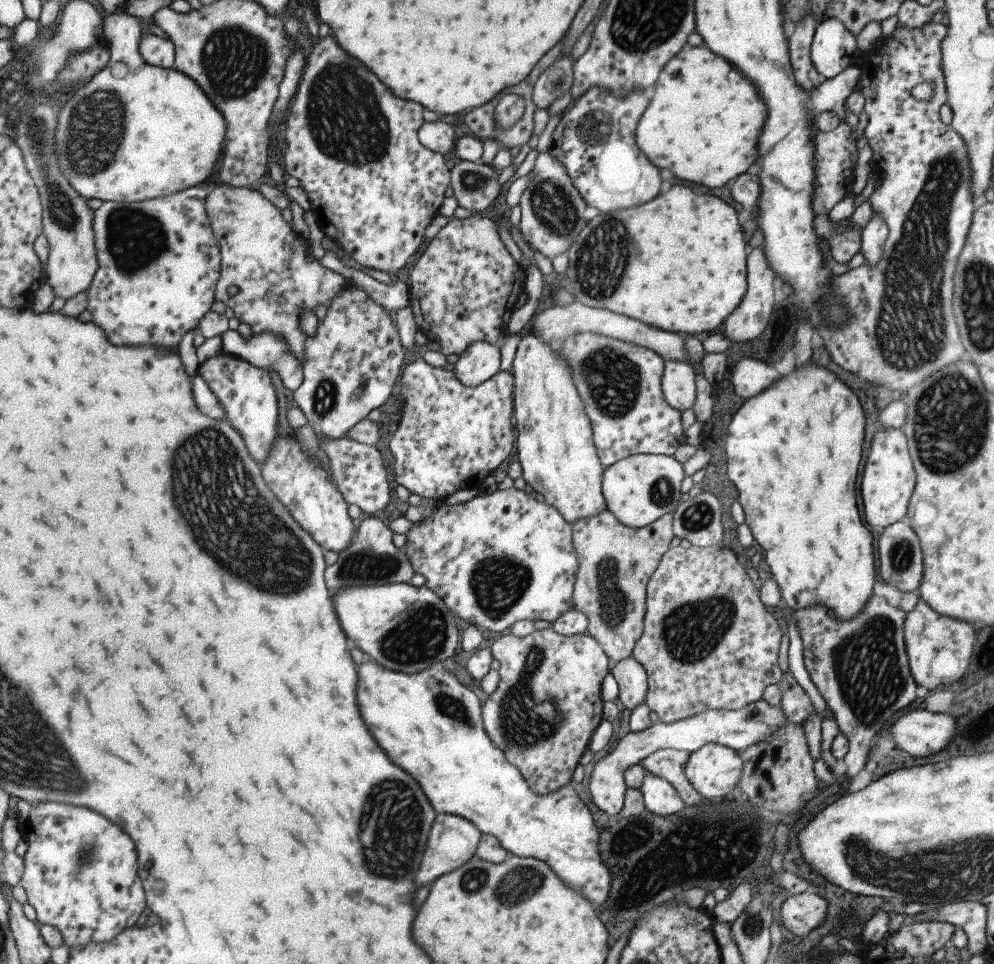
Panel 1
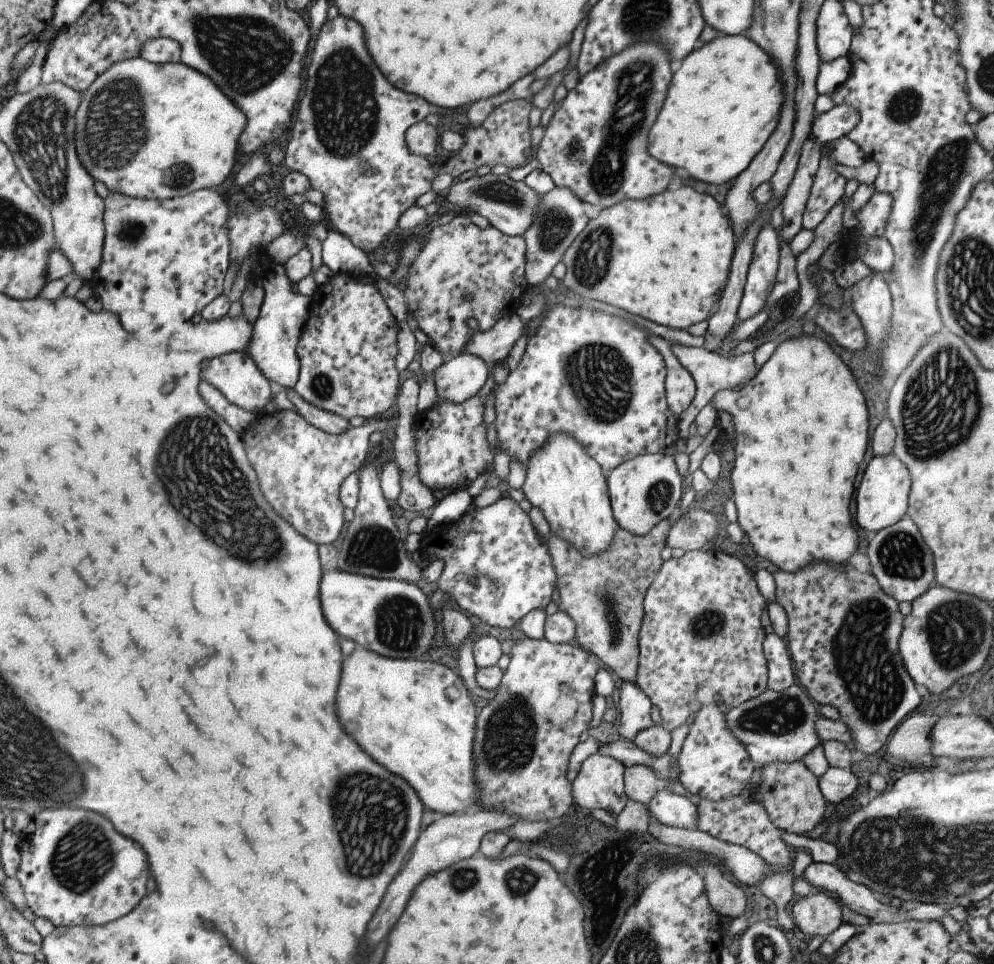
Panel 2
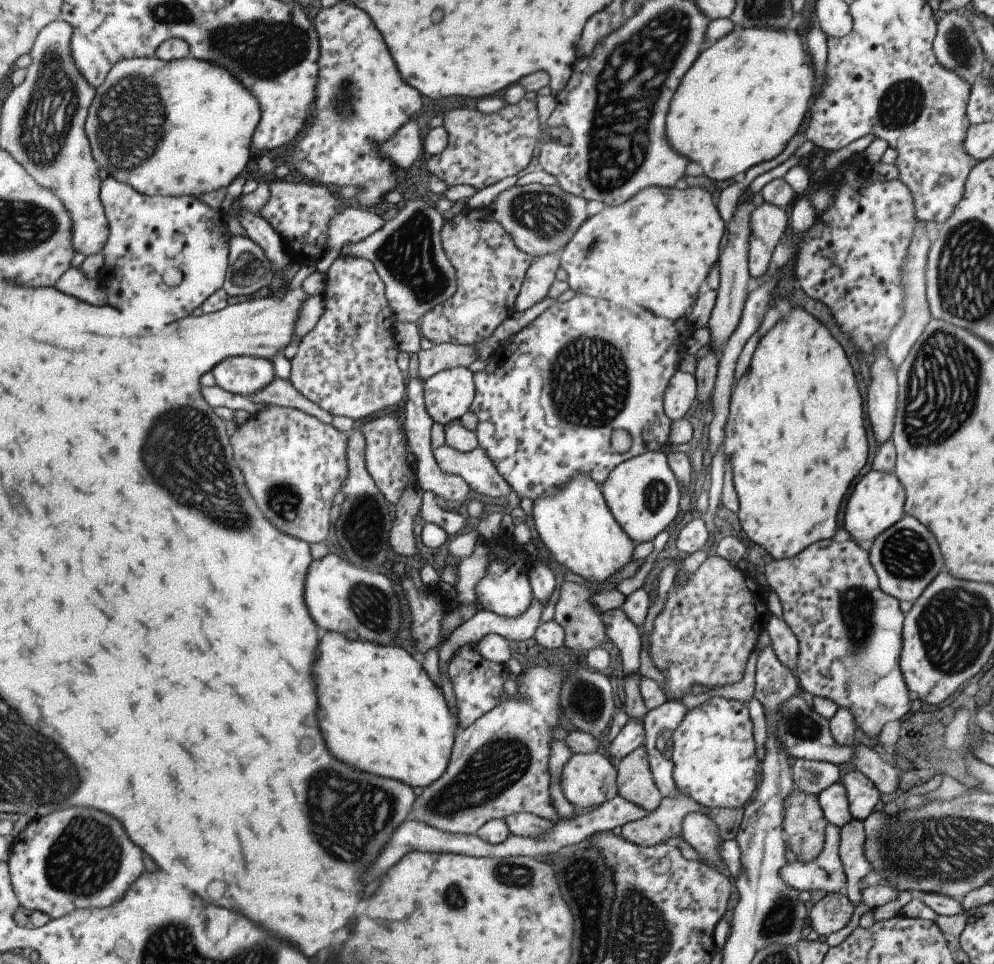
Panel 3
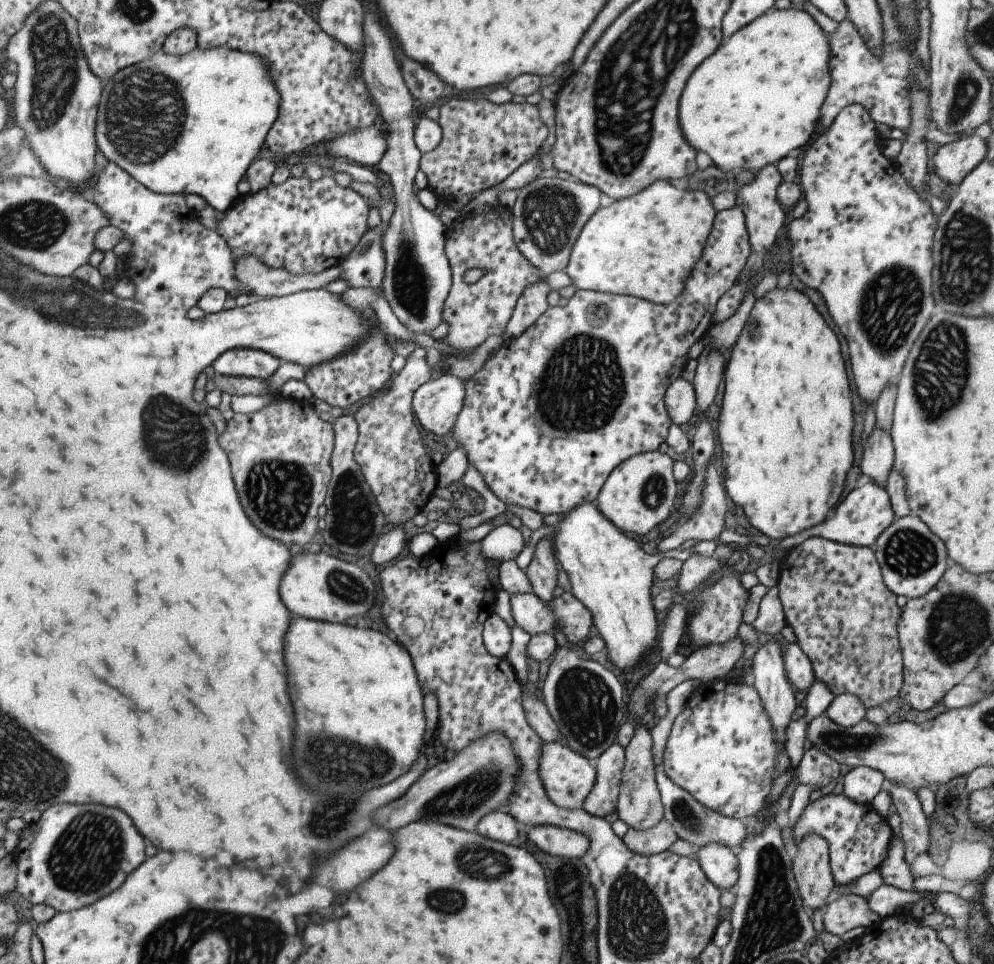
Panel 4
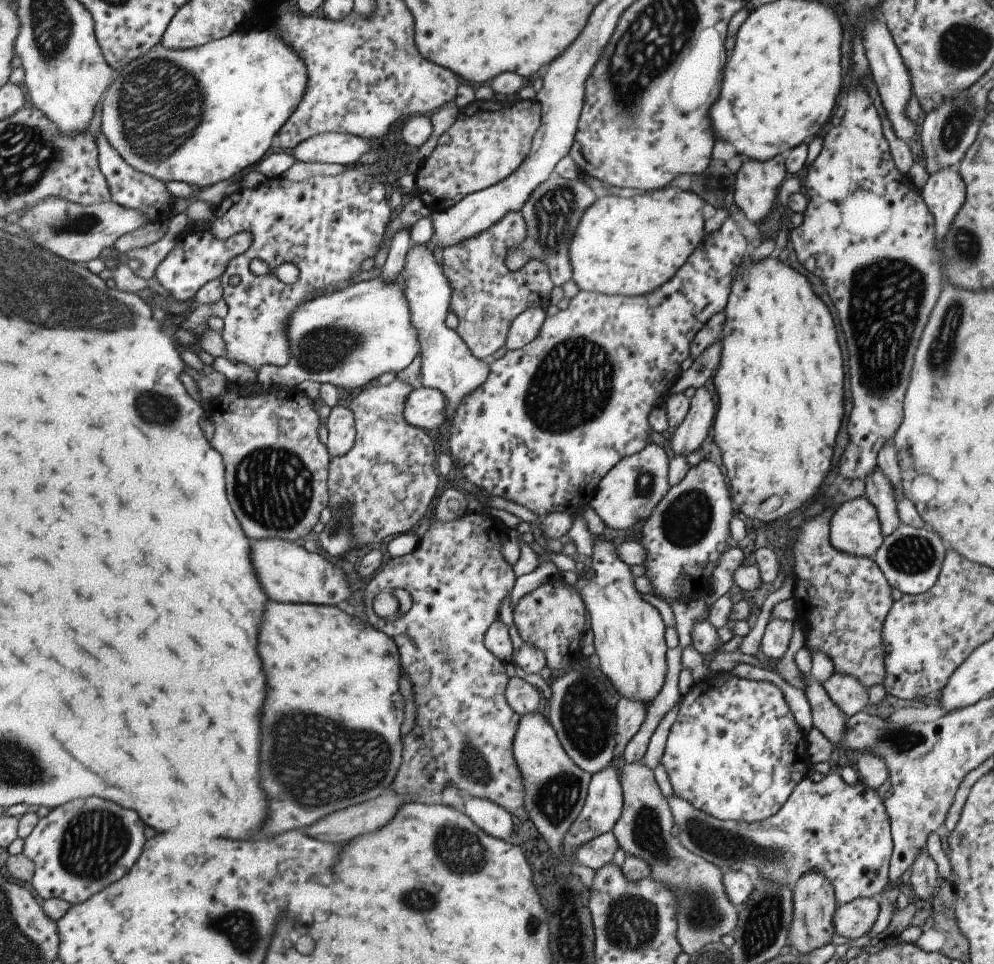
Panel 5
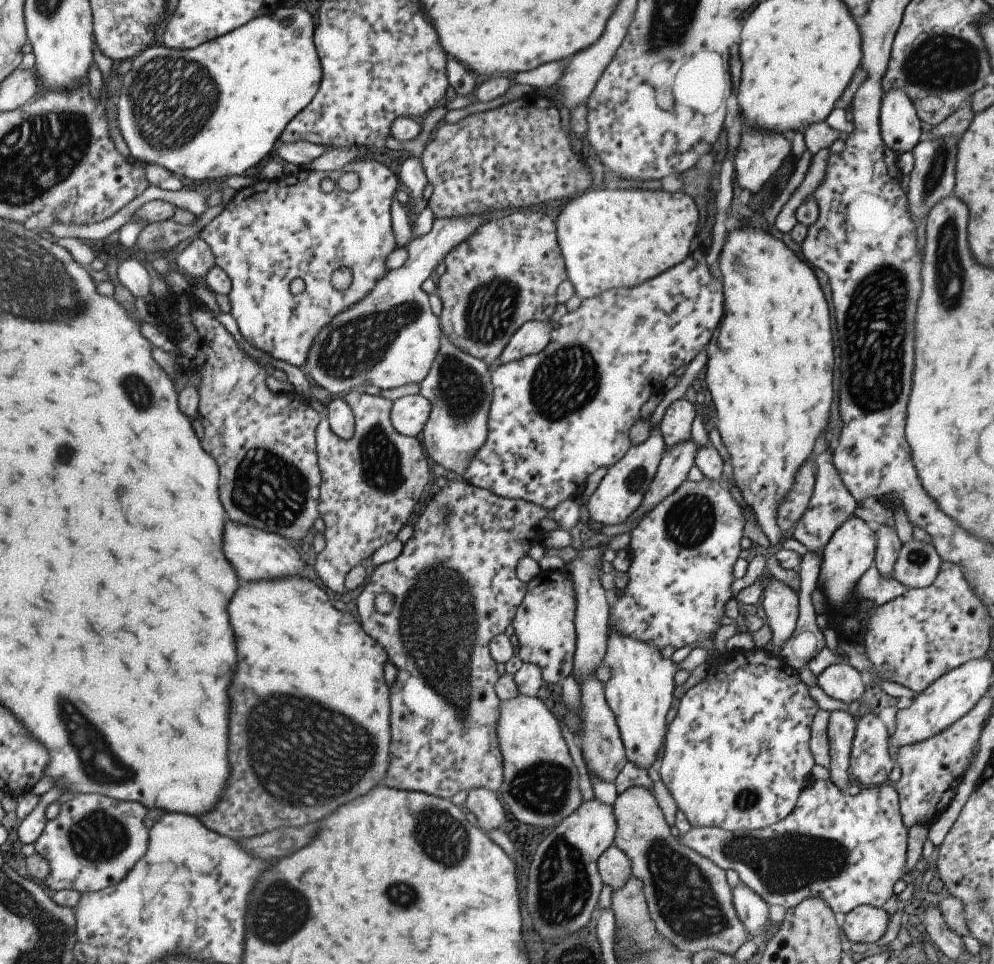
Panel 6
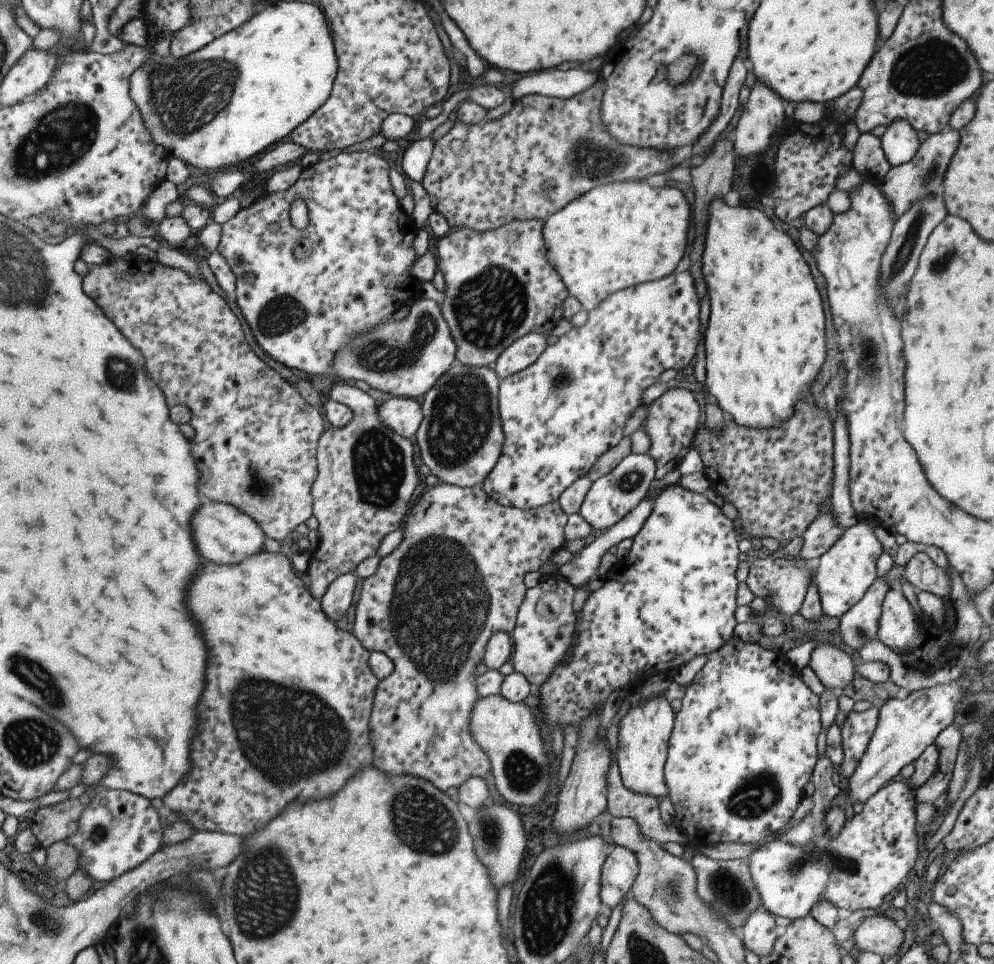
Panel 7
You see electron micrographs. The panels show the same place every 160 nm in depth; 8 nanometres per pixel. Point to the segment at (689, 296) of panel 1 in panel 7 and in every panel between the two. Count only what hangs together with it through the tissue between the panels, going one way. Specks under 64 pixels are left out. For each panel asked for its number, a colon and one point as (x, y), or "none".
2: (666, 258)
3: (661, 243)
4: (643, 245)
5: (628, 246)
6: (608, 239)
7: (597, 248)

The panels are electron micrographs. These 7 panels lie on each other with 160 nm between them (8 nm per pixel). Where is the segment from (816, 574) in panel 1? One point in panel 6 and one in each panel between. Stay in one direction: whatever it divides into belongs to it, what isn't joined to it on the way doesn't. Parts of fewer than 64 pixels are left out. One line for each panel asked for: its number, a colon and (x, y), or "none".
2: (800, 425)
3: (795, 417)
4: (783, 432)
5: (779, 379)
6: (769, 362)

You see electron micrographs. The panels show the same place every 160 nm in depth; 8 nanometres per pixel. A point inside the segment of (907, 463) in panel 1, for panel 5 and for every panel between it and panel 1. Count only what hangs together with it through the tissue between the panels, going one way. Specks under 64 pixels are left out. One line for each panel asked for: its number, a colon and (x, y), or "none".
2: (880, 501)
3: (875, 503)
4: (858, 519)
5: (853, 529)

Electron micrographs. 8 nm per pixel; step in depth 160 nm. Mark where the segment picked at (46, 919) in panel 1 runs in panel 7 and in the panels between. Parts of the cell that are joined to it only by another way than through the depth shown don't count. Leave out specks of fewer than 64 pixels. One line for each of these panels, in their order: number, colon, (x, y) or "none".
2: (76, 869)
3: (79, 858)
4: (75, 854)
5: (79, 848)
6: (94, 842)
7: (118, 831)

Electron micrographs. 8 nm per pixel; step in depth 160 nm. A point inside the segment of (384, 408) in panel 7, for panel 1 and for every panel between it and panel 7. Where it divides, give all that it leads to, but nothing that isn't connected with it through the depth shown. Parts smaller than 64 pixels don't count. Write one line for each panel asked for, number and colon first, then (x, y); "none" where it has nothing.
1: (480, 362)
2: (457, 380)
3: (449, 395)
4: (438, 403)
5: (426, 408)
6: (410, 414)

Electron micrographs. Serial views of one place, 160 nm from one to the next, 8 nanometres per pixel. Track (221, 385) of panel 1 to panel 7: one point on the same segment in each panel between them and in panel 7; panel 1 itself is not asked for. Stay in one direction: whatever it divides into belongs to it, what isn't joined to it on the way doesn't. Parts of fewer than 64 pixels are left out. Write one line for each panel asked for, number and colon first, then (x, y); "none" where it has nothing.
2: (237, 375)
3: (246, 375)
4: (245, 362)
5: (327, 226)
6: (302, 225)
7: (312, 291)

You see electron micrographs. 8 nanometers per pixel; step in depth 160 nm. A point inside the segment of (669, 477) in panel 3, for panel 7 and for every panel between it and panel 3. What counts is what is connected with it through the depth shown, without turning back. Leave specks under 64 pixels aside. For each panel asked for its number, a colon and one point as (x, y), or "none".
4: (639, 493)
5: (629, 491)
6: (621, 490)
7: (610, 497)

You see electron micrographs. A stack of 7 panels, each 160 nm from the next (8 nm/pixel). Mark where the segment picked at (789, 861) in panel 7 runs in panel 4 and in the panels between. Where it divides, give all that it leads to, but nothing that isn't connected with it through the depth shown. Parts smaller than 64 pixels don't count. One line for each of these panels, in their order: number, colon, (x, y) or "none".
4: (858, 838)
5: (842, 832)
6: (849, 850)

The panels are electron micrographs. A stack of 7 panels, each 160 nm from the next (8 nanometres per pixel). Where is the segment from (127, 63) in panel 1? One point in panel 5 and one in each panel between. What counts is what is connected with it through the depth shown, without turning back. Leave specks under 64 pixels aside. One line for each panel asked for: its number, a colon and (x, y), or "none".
2: (149, 130)
3: (185, 127)
4: (180, 124)
5: (203, 115)

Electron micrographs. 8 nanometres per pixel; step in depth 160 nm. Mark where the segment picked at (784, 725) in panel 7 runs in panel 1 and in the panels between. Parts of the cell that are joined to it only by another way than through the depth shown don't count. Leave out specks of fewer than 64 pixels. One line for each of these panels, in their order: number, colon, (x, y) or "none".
1: (713, 770)
2: (712, 763)
3: (712, 752)
4: (721, 749)
5: (734, 751)
6: (736, 755)

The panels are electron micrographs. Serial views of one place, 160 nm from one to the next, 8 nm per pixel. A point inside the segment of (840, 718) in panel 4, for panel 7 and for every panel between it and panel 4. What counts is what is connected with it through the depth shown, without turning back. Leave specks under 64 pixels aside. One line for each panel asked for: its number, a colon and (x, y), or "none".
5: (845, 691)
6: (841, 682)
7: (834, 669)

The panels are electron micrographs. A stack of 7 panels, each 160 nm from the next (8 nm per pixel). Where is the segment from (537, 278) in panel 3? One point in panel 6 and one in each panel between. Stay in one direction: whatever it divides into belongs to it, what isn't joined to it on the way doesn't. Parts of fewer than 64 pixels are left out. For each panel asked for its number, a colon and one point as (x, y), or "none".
4: (531, 305)
5: (525, 327)
6: (531, 337)

